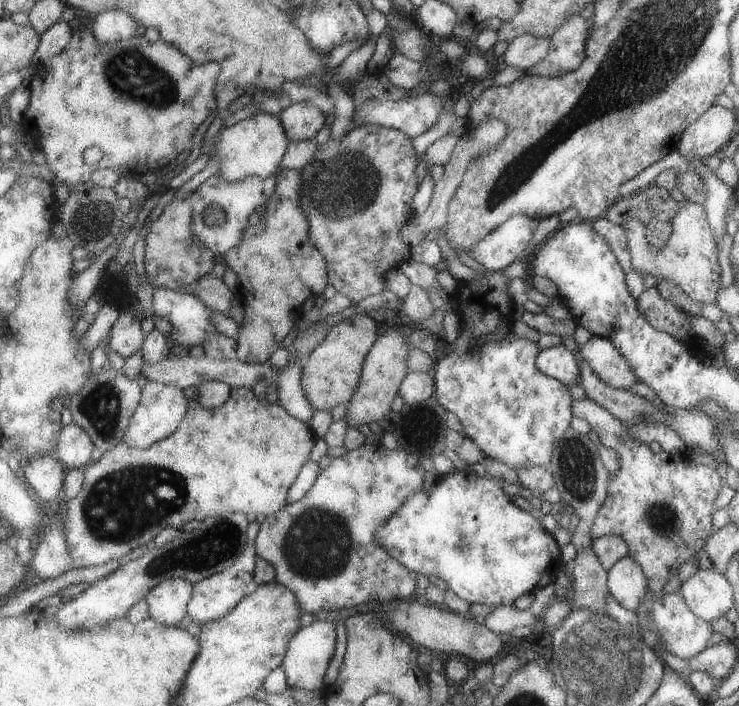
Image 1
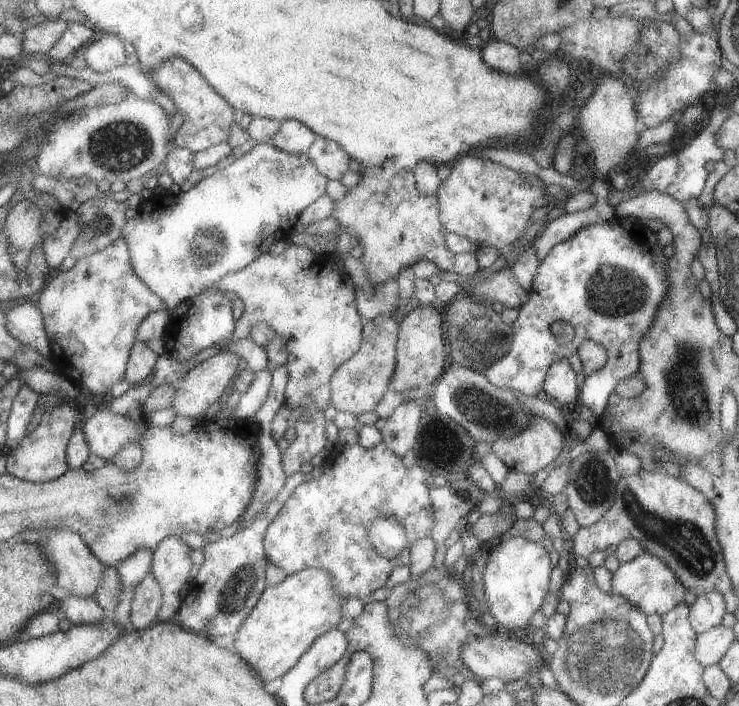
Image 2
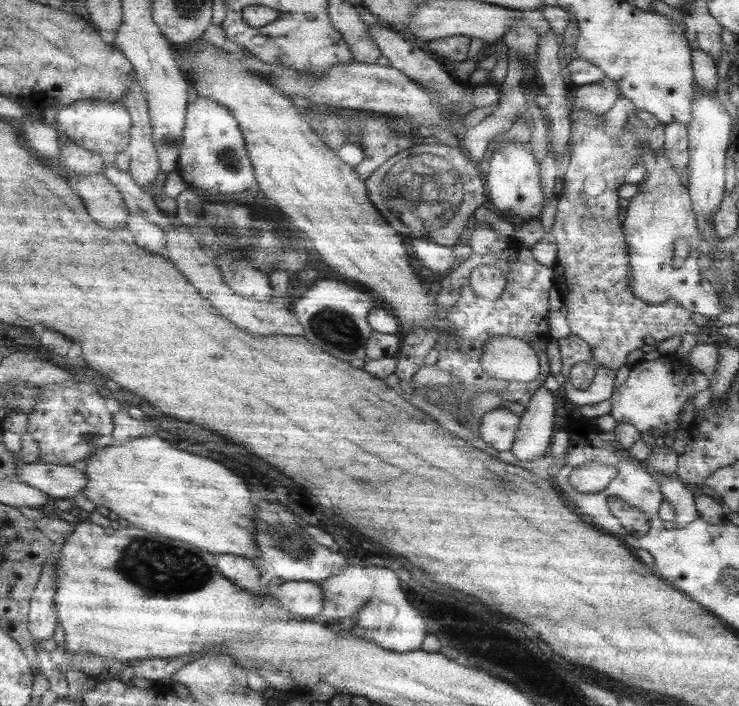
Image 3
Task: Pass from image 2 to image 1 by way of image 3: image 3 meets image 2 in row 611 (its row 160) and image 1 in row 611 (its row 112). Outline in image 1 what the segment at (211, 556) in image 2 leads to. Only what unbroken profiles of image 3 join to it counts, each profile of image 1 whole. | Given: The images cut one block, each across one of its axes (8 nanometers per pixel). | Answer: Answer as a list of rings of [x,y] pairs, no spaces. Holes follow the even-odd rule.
[[[254,520],[249,528],[249,546],[242,558],[223,573],[211,576],[195,584],[193,602],[189,606],[192,621],[200,624],[212,623],[228,616],[252,591],[257,588],[257,568],[261,560],[257,549],[257,538],[261,534],[263,524]]]

